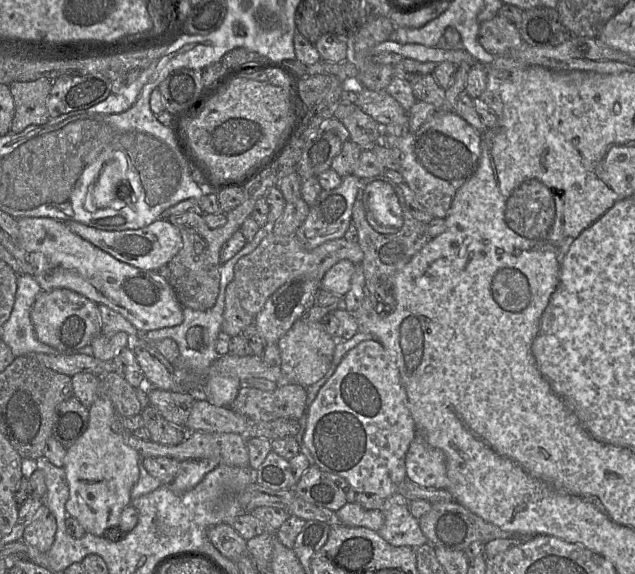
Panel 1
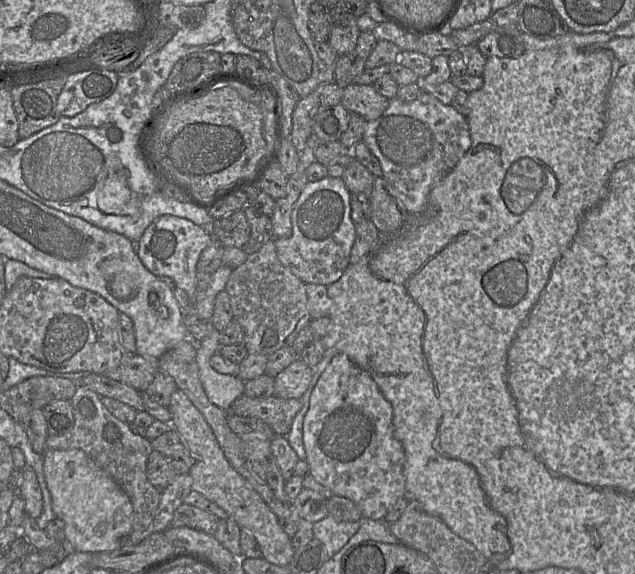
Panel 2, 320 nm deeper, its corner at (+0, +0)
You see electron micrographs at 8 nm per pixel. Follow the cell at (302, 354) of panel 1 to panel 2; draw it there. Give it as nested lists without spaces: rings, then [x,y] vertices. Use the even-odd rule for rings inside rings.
[[[296,358],[274,378],[274,395],[282,399],[300,399],[313,377],[313,367]]]

